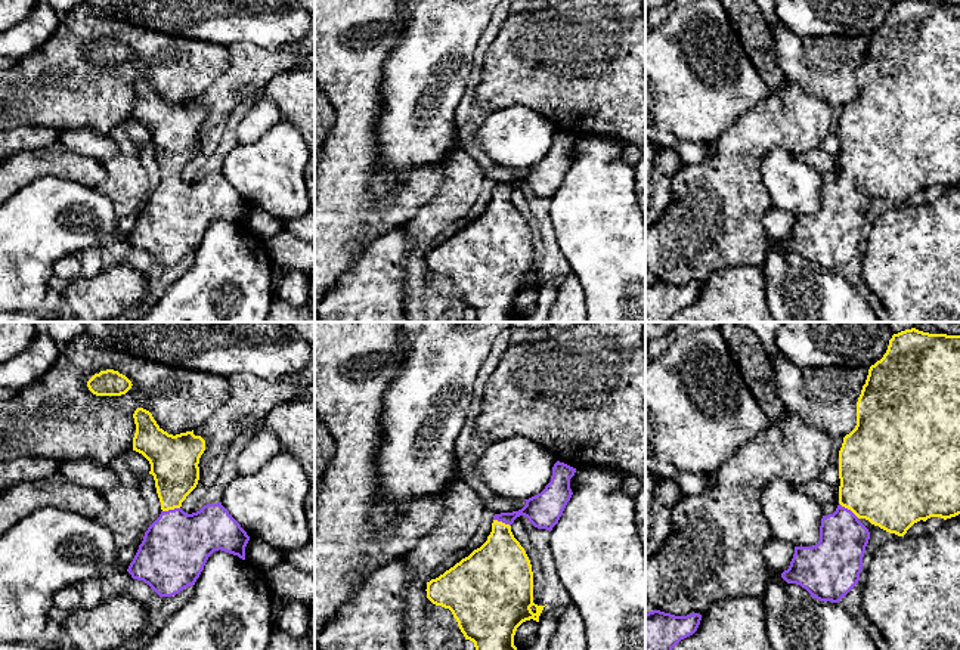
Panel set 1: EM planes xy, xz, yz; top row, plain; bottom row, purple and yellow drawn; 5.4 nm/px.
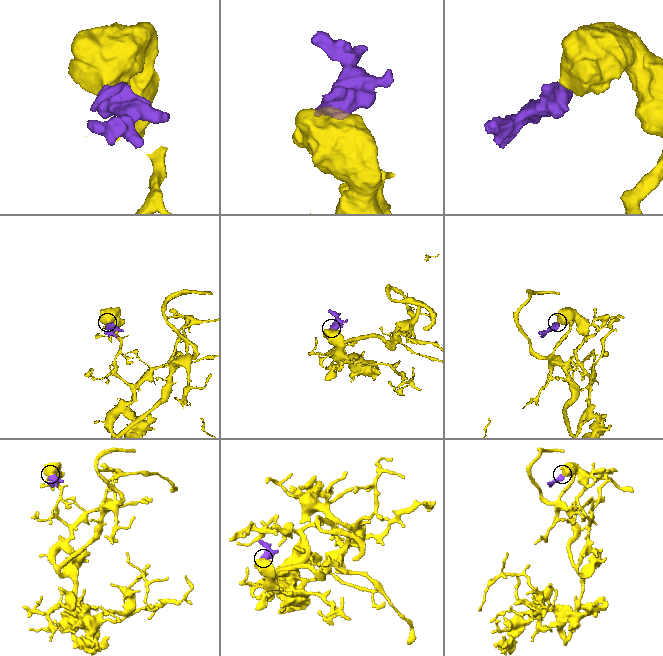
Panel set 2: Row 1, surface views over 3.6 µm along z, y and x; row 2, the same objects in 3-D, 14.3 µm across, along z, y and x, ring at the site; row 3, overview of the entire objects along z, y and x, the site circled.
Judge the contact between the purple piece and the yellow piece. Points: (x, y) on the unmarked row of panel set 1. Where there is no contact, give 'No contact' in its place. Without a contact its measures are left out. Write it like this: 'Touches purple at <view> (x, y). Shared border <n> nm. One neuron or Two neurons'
Touches purple at yz (849, 179). Shared border 140 nm. One neuron

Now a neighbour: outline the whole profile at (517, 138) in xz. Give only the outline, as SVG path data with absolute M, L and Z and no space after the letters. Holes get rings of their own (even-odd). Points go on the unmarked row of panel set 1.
M523 105L490 112L476 136L486 154L499 165L529 168L551 151L555 126Z

